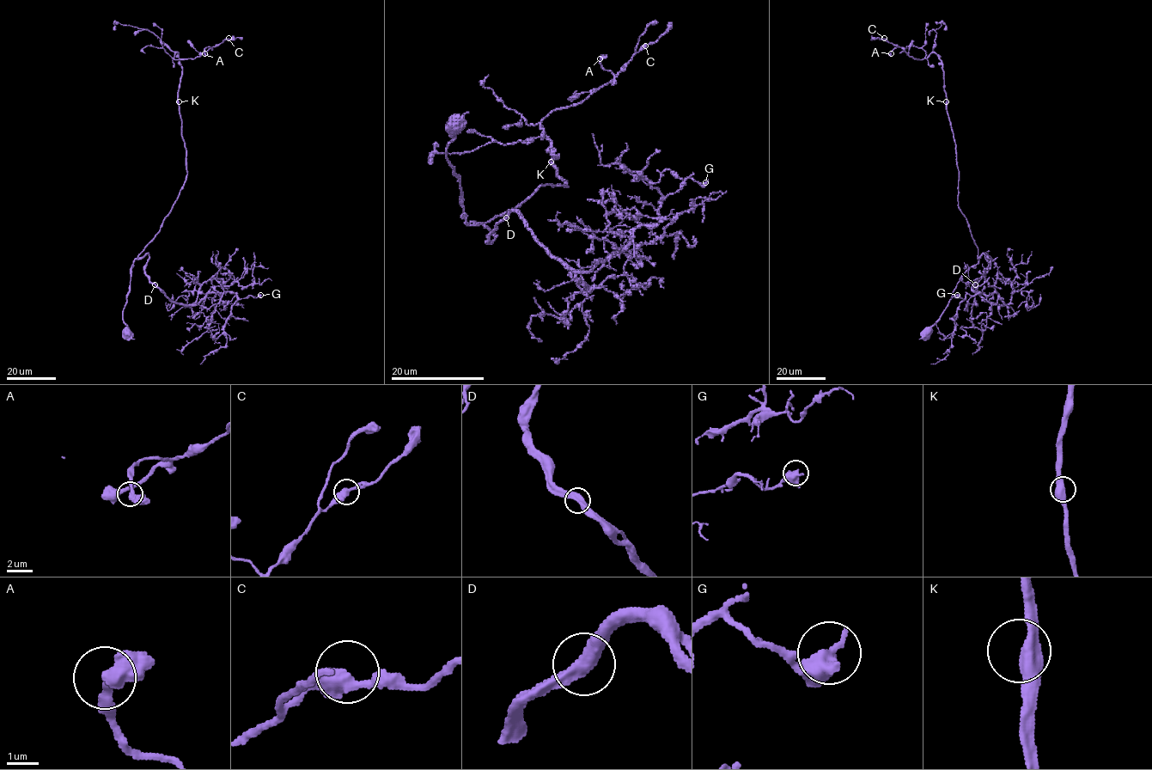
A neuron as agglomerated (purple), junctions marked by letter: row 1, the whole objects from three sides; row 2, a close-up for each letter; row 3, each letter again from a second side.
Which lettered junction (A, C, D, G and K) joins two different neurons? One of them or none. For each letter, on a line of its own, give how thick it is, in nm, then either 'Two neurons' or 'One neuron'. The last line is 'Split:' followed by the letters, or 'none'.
A: Thickness 440 nm. One neuron
C: Thickness 440 nm. One neuron
D: Thickness 440 nm. One neuron
G: Thickness 440 nm. One neuron
K: Thickness 500 nm. One neuron
Split: none

